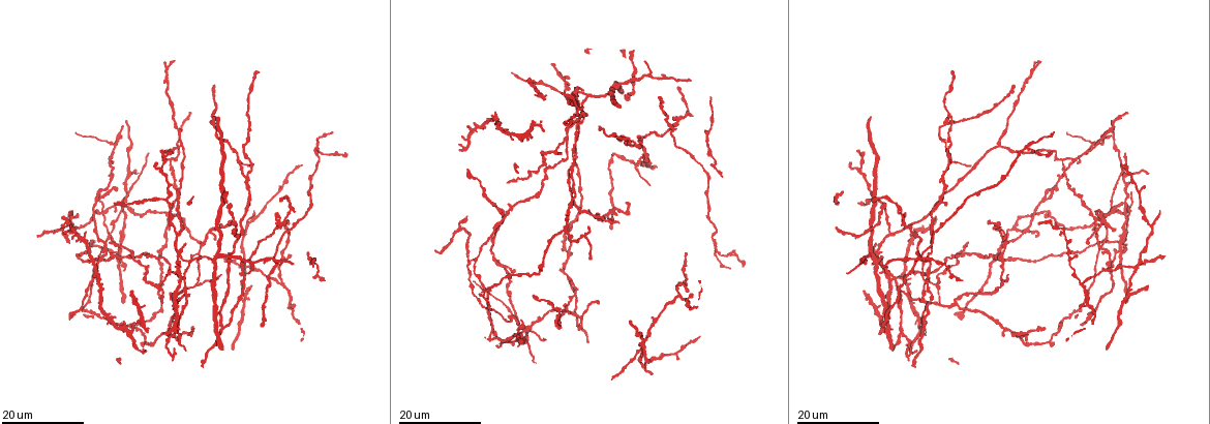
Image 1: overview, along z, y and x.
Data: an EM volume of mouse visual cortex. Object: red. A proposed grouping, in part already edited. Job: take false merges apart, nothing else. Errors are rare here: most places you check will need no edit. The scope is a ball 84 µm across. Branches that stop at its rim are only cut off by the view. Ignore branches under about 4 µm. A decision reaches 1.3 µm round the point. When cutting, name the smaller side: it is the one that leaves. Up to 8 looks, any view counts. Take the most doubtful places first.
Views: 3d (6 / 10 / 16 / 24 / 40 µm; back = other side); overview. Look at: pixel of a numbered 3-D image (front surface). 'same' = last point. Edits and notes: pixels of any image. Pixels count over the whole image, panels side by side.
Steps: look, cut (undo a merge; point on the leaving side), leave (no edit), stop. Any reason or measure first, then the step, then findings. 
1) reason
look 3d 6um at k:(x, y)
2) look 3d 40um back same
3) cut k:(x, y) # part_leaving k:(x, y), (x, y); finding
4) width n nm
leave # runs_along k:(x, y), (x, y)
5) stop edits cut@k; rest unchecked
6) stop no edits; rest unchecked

three arms meet
look 3d 24um at 1:(237, 161)

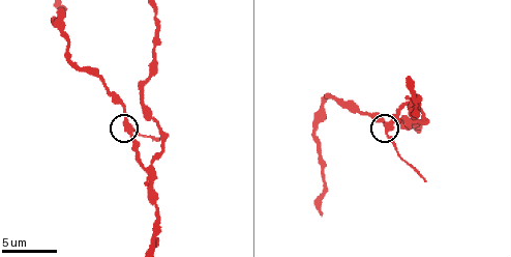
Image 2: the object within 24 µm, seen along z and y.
look 3d 10um at 2:(387, 130)

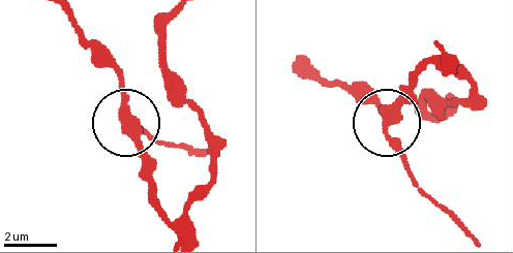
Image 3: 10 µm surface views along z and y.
arms 3
leave # one neuron here

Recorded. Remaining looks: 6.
three arms meet
look 3d 16um at 1:(522, 331)

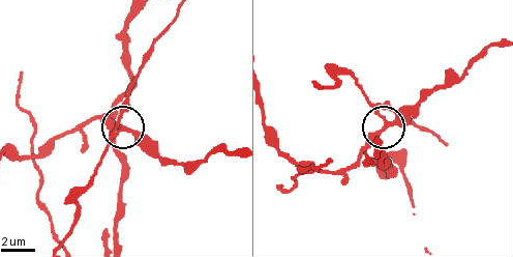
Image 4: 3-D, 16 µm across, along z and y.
look 3d 10um at 4:(125, 129)

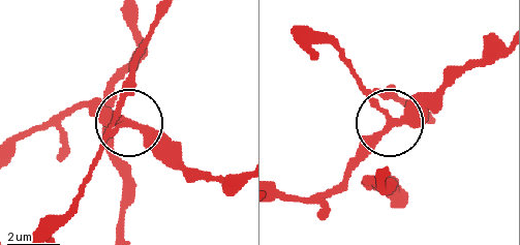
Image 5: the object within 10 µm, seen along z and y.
closer look
look 3d 6um at 5:(131, 121)

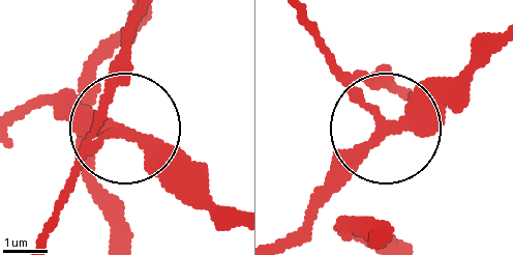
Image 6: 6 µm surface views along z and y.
side_arm 18 um
leave # runs_along 6:(231, 216), (123, 131), (97, 126), (109, 75); all the same neuron

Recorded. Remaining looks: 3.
four-way junction
look 3d 16um at 1:(894, 278)

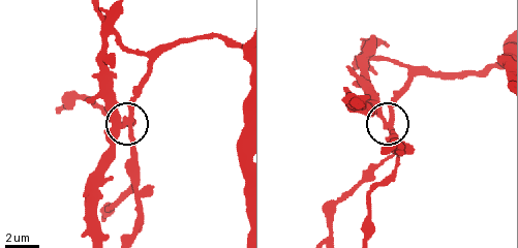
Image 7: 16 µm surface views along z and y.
look 3d 10um at 7:(130, 122)

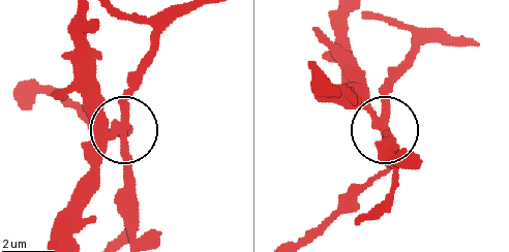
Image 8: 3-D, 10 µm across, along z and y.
arms 4
leave # all the same neuron

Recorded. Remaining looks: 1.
stop no edits; rest unchecked

